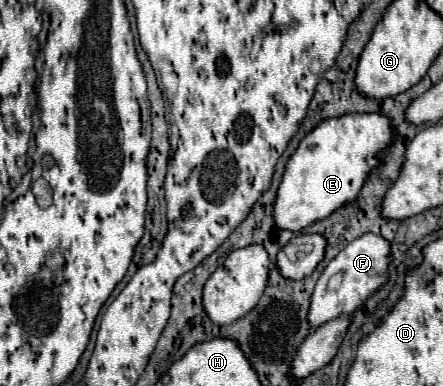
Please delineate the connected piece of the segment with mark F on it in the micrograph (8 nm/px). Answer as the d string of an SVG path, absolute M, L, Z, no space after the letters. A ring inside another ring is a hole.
M363 234L359 236L357 240L349 242L327 266L325 270L321 272L317 284L315 284L315 290L309 298L309 314L307 314L307 322L309 326L315 330L319 328L321 324L329 322L329 320L335 320L343 314L353 314L365 300L369 294L373 294L385 280L385 270L387 270L387 264L389 264L389 242L375 236L375 234ZM335 274L343 274L343 282L337 290L327 290L327 282L331 276Z

